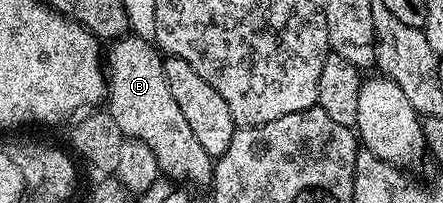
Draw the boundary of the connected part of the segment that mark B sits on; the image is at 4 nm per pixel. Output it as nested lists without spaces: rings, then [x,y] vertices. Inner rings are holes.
[[[126,35],[114,40],[113,45],[107,49],[107,111],[119,123],[119,131],[126,138],[142,141],[155,151],[155,159],[159,161],[162,174],[169,179],[181,179],[186,177],[197,185],[208,186],[213,179],[214,158],[203,151],[199,144],[199,138],[191,131],[179,103],[171,95],[171,87],[167,83],[167,71],[165,70],[165,57],[153,41],[144,41],[136,35]]]

